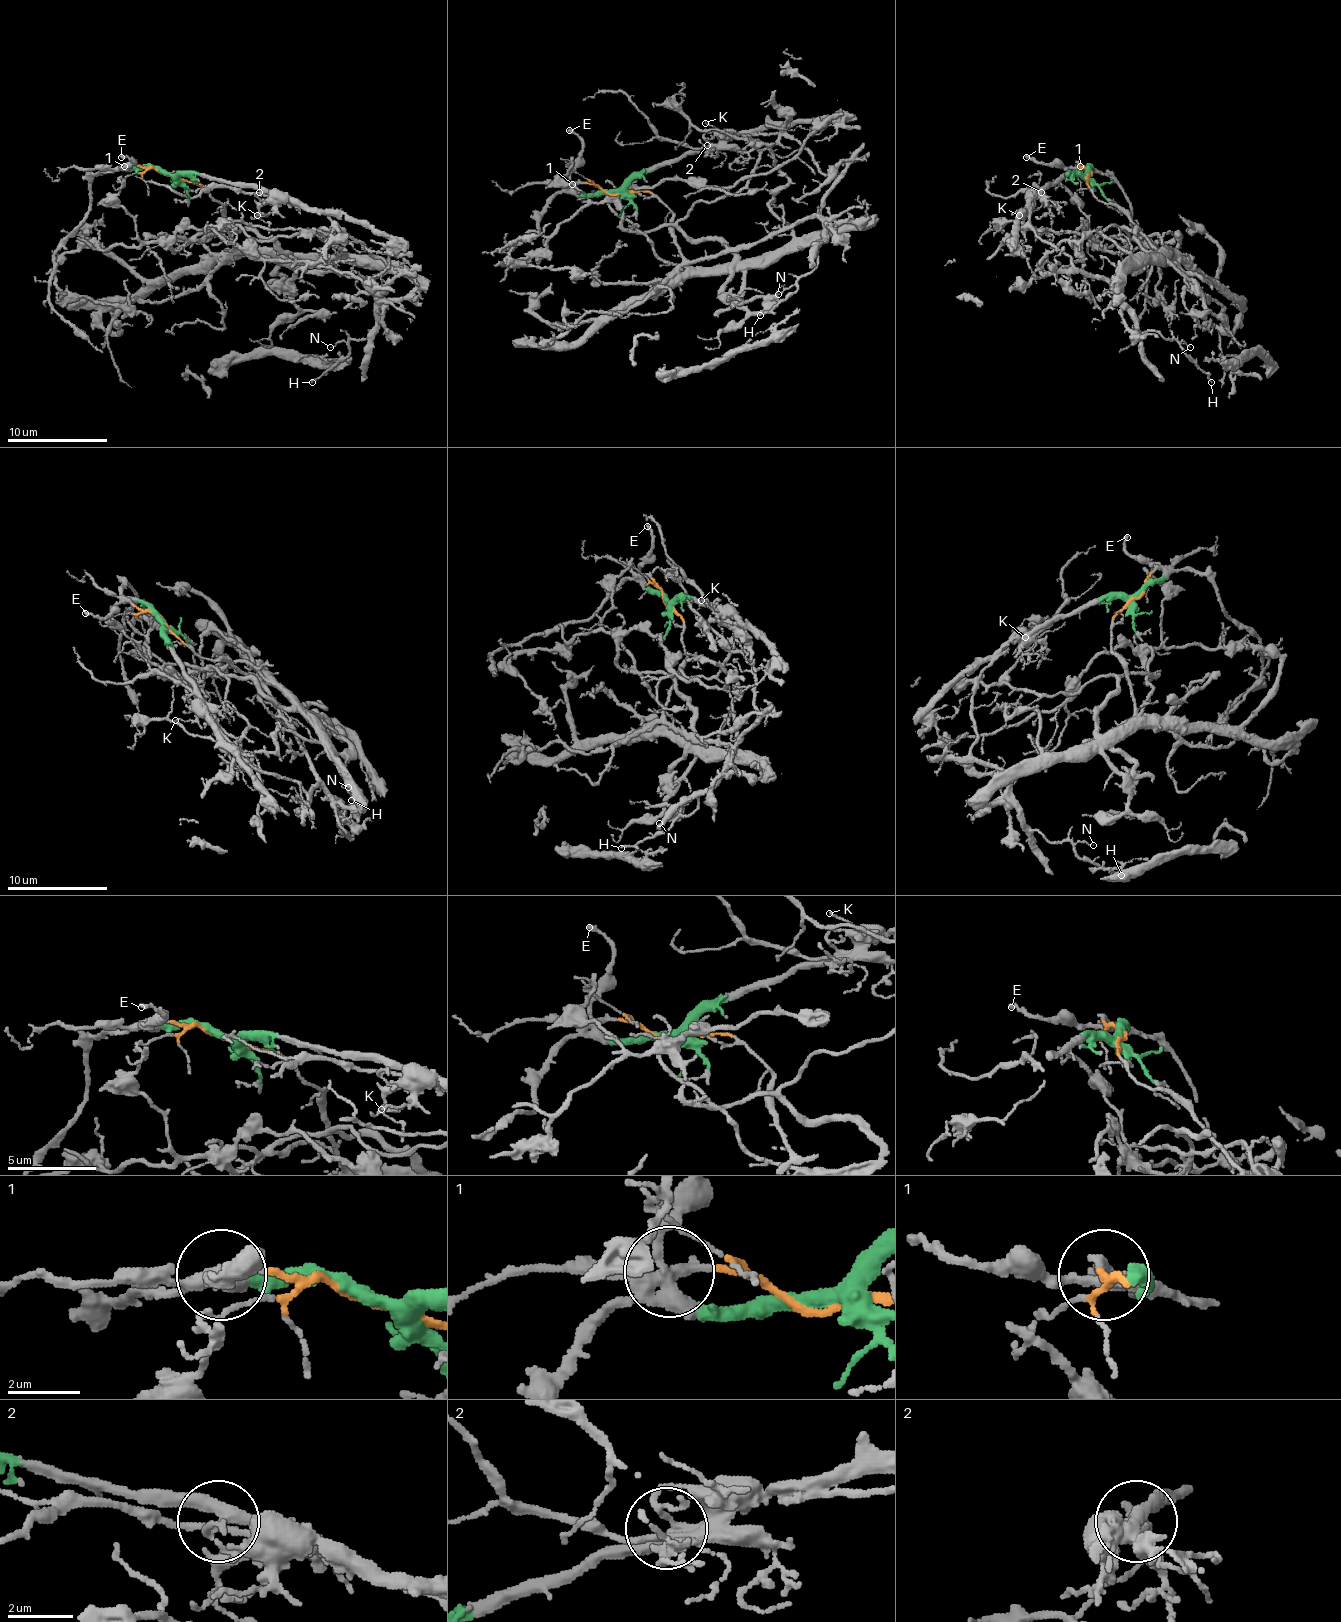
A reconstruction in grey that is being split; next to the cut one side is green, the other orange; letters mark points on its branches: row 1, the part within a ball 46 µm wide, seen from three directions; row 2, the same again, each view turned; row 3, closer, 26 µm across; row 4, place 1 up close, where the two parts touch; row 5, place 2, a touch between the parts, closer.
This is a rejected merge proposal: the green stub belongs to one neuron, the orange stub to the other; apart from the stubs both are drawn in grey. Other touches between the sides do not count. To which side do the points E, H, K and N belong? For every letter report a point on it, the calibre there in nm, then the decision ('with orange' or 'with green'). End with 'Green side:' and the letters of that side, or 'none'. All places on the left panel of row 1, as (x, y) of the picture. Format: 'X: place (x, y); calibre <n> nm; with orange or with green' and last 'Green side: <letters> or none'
E: place (121, 157); calibre 240 nm; with green
H: place (312, 382); calibre 130 nm; with orange
K: place (257, 215); calibre 70 nm; with green
N: place (330, 347); calibre 90 nm; with orange
Green side: E, K

